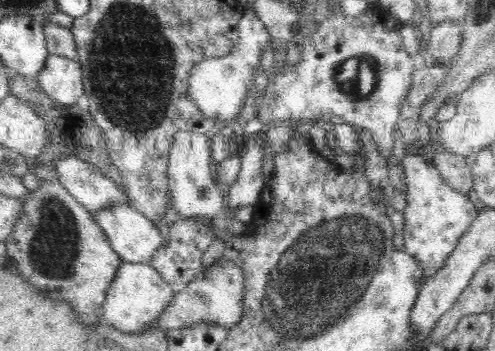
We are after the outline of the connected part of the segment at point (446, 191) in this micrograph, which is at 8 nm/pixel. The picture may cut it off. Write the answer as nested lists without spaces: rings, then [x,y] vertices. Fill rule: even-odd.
[[[417,154],[406,155],[403,158],[402,165],[407,186],[407,193],[404,196],[407,200],[407,205],[403,210],[405,252],[420,263],[420,267],[424,271],[424,277],[429,279],[445,266],[448,256],[456,249],[460,238],[472,226],[472,222],[474,222],[479,211],[474,203],[468,199],[468,196],[444,183],[440,171],[428,157]]]

